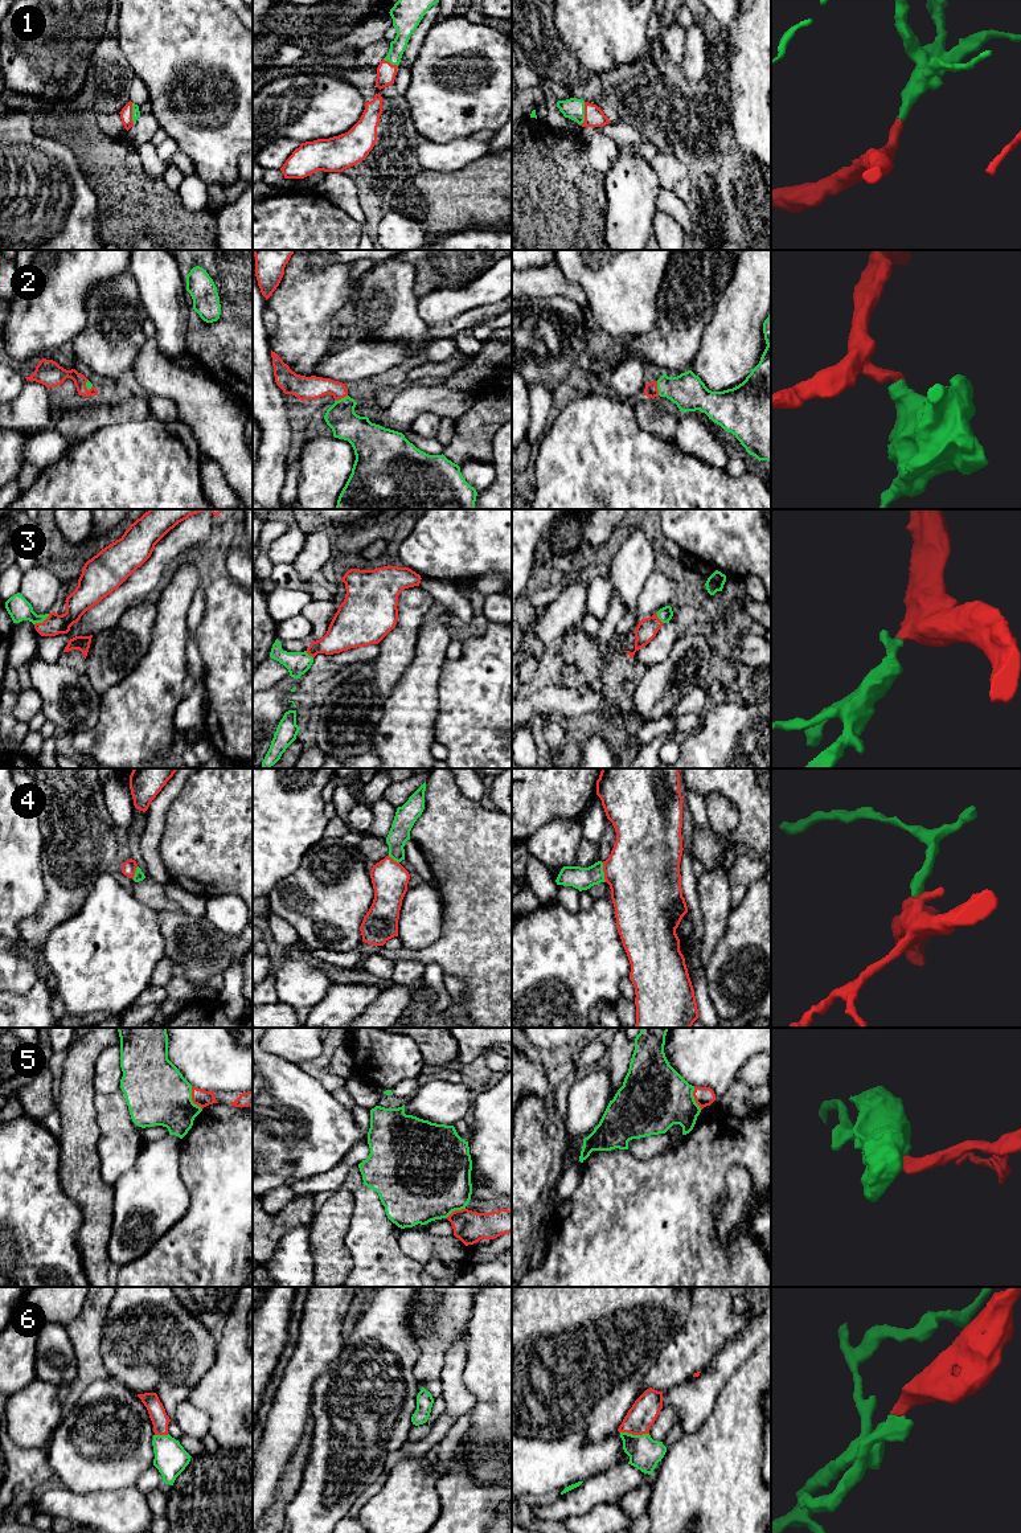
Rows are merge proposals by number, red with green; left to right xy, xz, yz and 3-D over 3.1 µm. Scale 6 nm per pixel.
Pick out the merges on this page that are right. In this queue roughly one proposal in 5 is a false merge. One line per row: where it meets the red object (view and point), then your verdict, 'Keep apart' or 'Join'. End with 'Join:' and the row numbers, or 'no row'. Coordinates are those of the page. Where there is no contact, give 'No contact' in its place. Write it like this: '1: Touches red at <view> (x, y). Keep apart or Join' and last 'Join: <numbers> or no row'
1: Touches red at yz (585, 114). Join
2: Touches red at yz (656, 388). Join
3: Touches red at xy (42, 622). Join
4: Touches red at yz (603, 870). Join
5: Touches red at xy (192, 1099). Join
6: Touches red at yz (635, 1434). Join
Join: 1, 2, 3, 4, 5, 6

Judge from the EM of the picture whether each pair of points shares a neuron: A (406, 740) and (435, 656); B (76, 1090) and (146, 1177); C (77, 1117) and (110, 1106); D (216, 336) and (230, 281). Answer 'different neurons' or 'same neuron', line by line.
A: same neuron
B: different neurons
C: different neurons
D: same neuron

